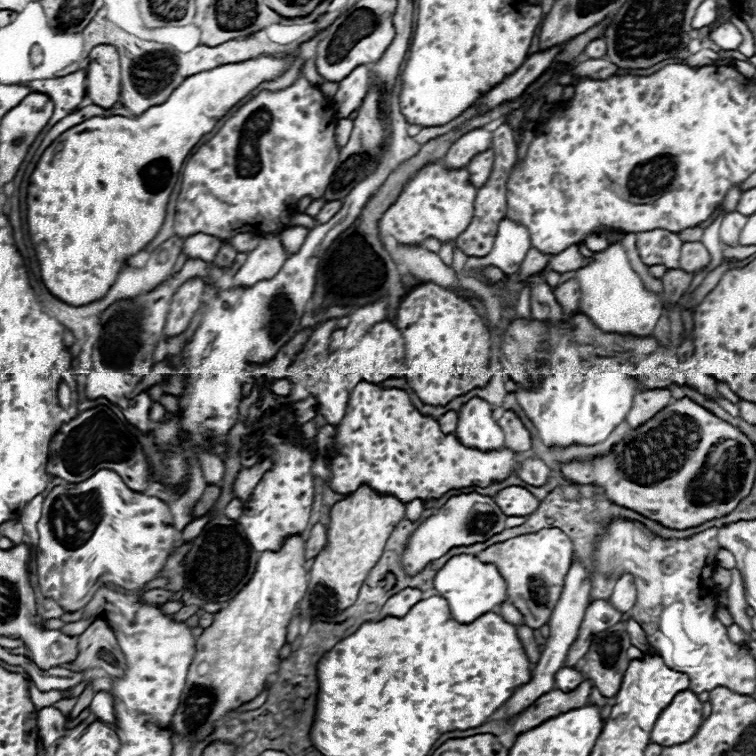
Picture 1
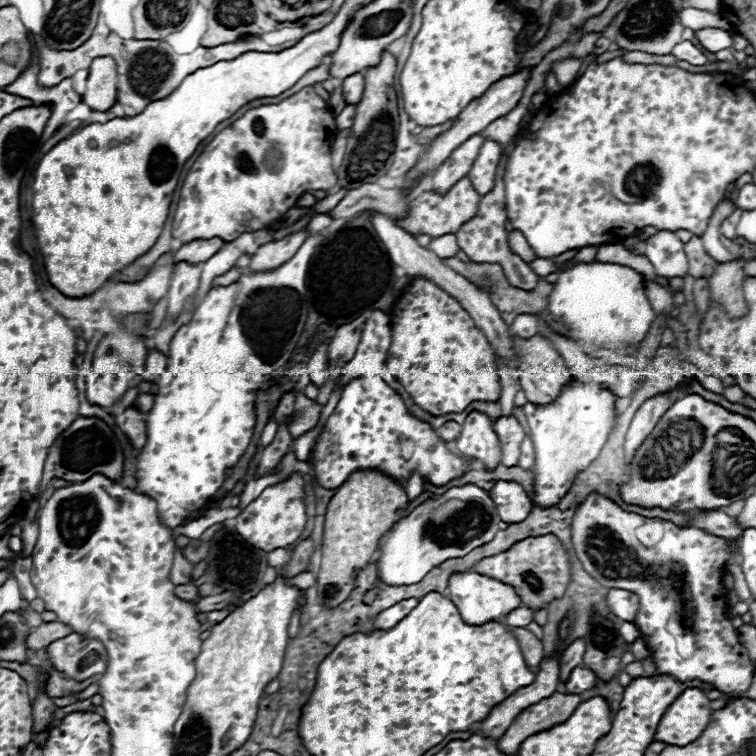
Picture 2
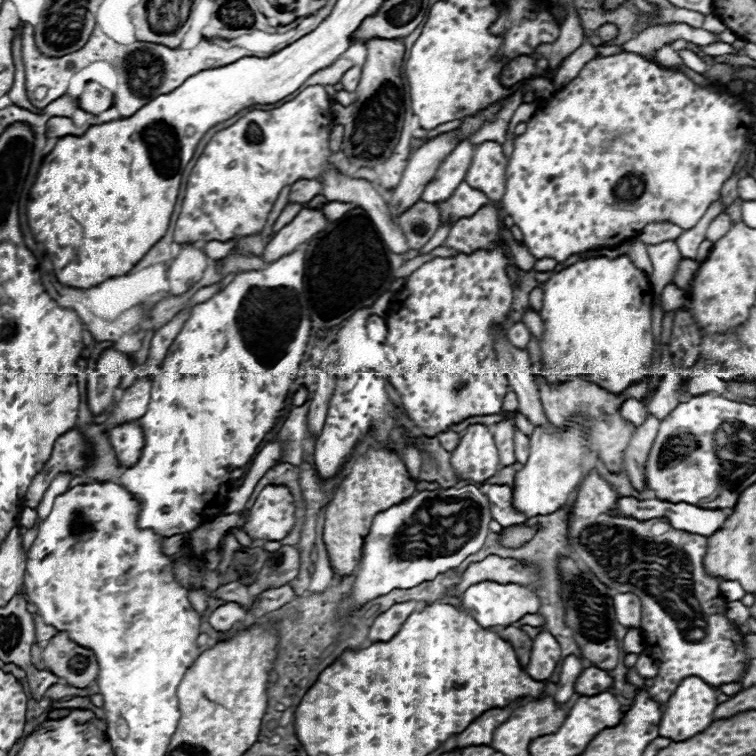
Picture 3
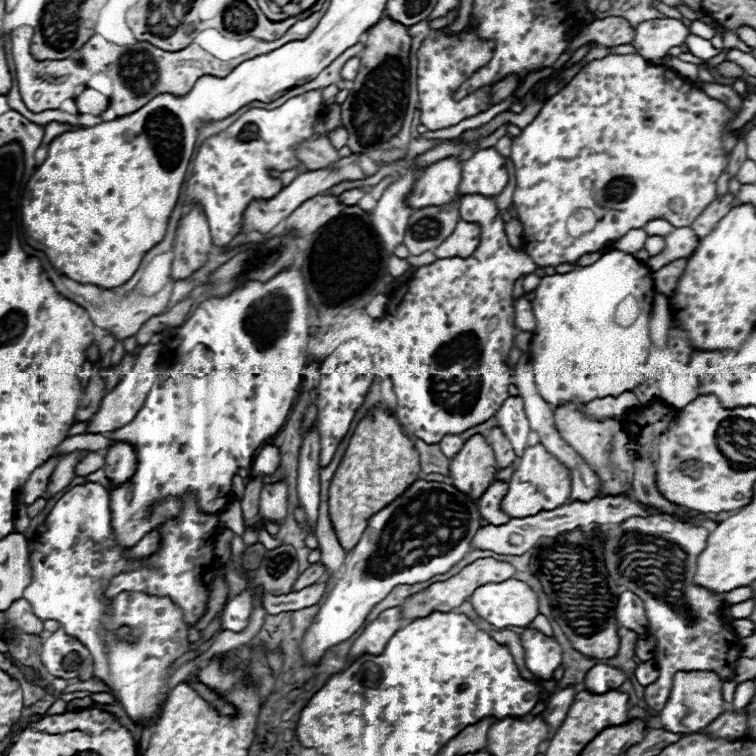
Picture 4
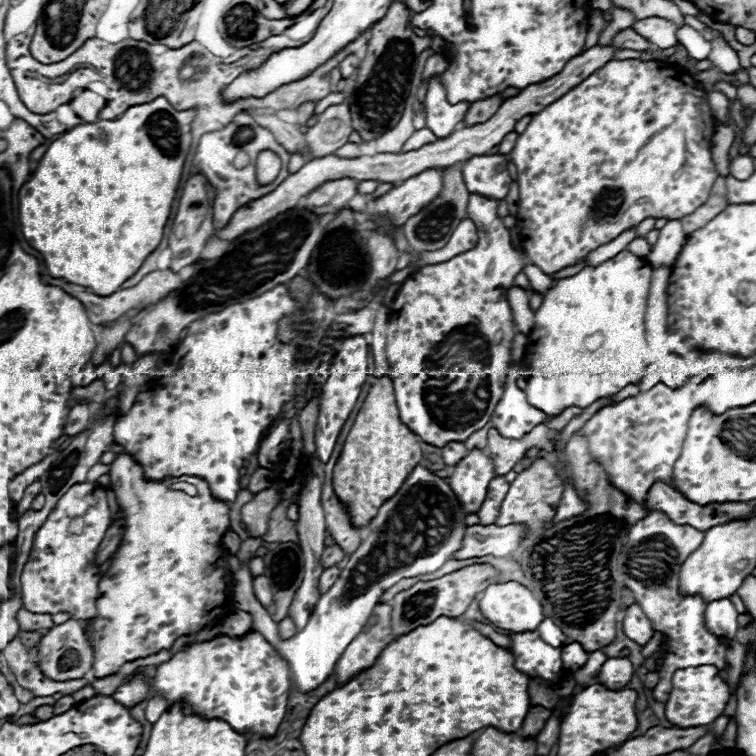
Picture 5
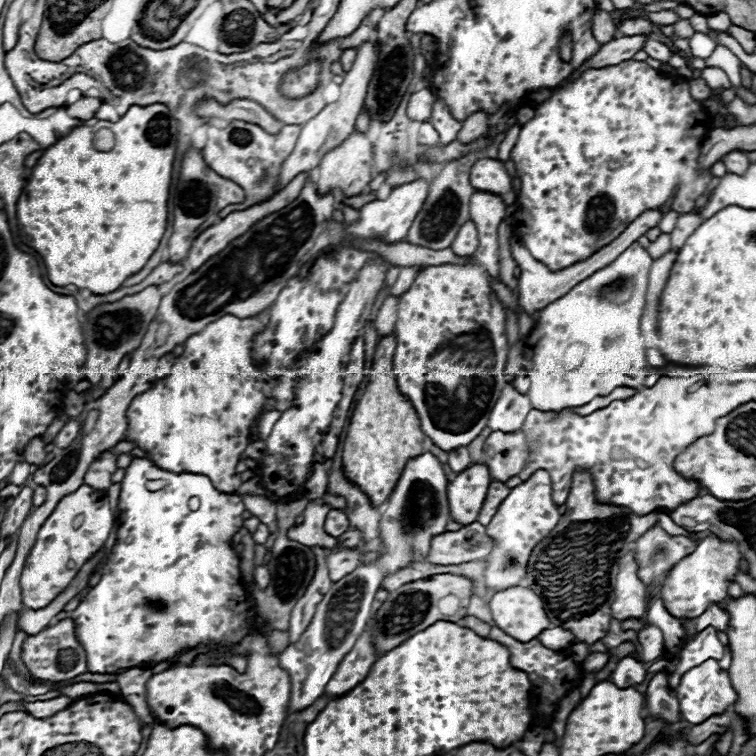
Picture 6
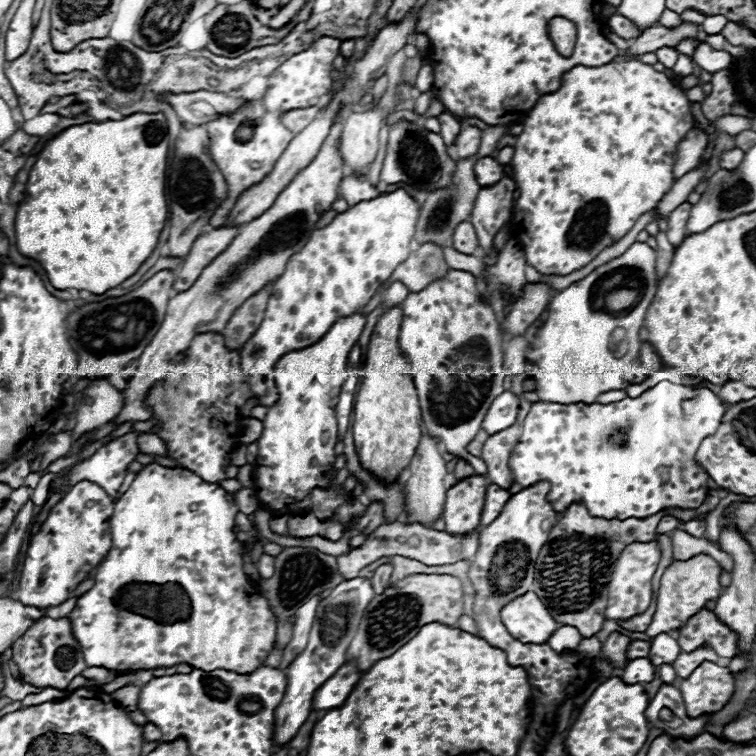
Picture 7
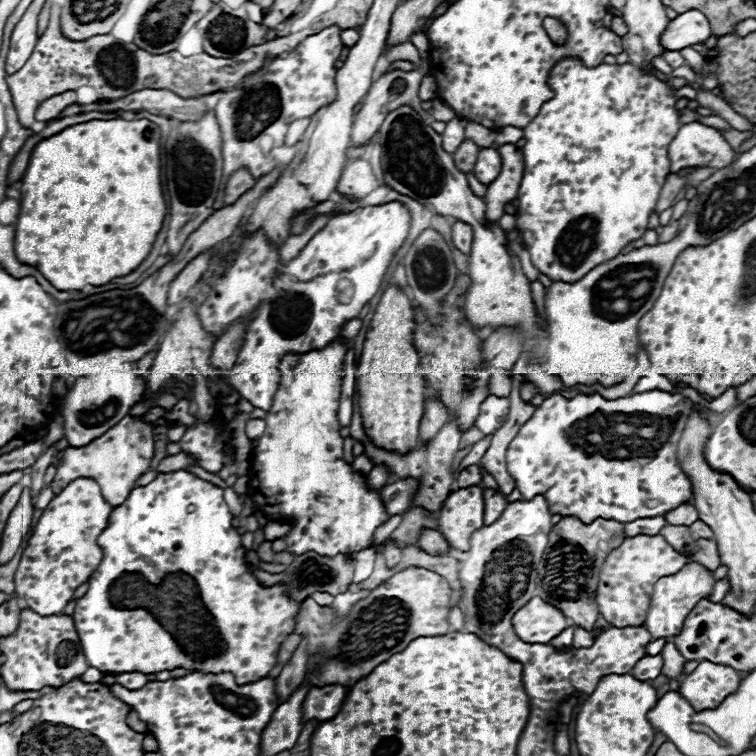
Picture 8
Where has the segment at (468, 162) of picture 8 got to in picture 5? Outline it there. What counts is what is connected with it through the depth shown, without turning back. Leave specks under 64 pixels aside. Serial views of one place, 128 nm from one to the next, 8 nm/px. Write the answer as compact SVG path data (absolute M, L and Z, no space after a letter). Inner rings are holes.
M494 96L494 98L486 98L486 100L478 100L468 108L468 116L464 116L464 124L472 126L472 124L484 124L484 120L490 120L494 116L494 112L500 108L502 98Z

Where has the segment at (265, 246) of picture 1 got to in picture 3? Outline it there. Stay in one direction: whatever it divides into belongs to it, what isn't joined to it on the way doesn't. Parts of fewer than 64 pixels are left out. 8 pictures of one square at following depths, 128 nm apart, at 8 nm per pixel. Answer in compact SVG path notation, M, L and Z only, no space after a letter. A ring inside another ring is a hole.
M302 208L296 218L286 224L264 248L264 260L272 262L278 260L280 256L292 252L298 244L304 244L310 240L316 232L324 230L328 226L328 220L322 210L312 210L312 208Z

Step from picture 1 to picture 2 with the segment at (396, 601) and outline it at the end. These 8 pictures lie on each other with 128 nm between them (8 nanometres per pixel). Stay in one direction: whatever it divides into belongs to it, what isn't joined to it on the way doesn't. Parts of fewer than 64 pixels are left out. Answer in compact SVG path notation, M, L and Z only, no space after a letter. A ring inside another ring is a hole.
M408 598L402 600L386 610L382 610L376 620L374 620L374 630L390 630L392 626L396 626L404 616L408 616L408 612L412 612L412 608L416 608L418 600L416 598Z

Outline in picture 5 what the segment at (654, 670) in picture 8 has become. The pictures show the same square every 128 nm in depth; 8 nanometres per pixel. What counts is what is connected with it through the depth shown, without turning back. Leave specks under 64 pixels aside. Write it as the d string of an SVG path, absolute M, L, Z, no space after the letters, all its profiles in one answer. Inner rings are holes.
M610 658L604 662L598 682L610 690L622 690L634 676L634 666L628 658Z

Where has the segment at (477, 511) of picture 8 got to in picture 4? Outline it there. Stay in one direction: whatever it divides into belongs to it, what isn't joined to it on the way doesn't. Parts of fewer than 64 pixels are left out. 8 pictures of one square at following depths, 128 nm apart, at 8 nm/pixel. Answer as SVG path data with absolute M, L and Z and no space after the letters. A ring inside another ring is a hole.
M476 434L472 436L470 440L464 442L462 450L452 458L450 462L450 478L452 478L452 486L458 488L460 492L468 494L472 500L478 500L486 488L494 482L496 478L496 458L494 458L494 452L490 448L490 444L484 440L484 436Z

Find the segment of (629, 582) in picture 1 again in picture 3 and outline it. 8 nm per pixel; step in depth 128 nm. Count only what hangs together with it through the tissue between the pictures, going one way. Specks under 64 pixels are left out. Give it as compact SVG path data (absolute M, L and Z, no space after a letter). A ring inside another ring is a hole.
M632 592L614 596L616 620L626 628L640 628L640 598Z

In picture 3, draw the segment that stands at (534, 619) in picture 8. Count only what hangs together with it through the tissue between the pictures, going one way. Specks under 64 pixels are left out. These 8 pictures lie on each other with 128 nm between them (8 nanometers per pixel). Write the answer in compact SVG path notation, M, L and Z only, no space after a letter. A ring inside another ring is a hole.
M480 582L480 584L470 586L462 594L462 606L470 610L470 614L476 618L476 622L482 628L490 628L490 626L512 626L518 620L522 620L526 614L538 612L540 610L540 600L538 600L538 594L528 586Z

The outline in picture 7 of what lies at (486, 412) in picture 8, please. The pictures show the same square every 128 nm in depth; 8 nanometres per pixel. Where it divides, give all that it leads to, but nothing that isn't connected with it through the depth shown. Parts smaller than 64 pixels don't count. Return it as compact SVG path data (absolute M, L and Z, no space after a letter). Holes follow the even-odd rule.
M506 390L492 402L492 408L488 408L488 416L484 416L482 430L486 428L488 434L506 430L516 422L516 416L518 416L518 400L510 390Z

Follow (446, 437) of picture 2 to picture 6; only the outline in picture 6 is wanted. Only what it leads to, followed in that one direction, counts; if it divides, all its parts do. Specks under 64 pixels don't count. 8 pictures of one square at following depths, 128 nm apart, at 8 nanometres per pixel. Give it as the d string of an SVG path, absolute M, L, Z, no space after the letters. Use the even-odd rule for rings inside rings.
M458 448L458 450L450 452L450 454L448 454L448 464L450 464L450 468L452 468L454 472L466 470L466 468L472 464L472 460L470 460L470 456L468 456L468 450L466 450L466 448Z

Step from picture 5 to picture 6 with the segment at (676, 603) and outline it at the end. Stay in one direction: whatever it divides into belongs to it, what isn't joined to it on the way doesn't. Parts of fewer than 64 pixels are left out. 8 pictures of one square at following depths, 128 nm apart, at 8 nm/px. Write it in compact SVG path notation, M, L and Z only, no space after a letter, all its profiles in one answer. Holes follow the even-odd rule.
M654 526L650 532L646 532L638 542L636 542L636 560L640 564L638 576L644 584L654 584L654 592L656 594L656 586L662 584L662 580L666 578L666 574L670 572L670 568L680 562L684 556L692 554L698 546L698 540L690 540L686 536L668 536L660 526ZM688 626L688 638L684 642L684 648L680 650L680 662L676 666L676 672L668 676L670 688L674 690L680 684L680 678L684 676L684 672L688 672L690 668L706 662L708 658L720 660L722 654L724 654L724 646L720 644L714 628L696 632Z

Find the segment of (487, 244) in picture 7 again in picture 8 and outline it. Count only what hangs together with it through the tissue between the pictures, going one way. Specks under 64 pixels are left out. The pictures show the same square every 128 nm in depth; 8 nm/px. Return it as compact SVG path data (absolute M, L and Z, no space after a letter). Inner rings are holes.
M502 144L496 150L502 156L502 170L486 192L486 220L490 222L498 222L504 214L504 204L516 198L524 174L524 156L518 146Z

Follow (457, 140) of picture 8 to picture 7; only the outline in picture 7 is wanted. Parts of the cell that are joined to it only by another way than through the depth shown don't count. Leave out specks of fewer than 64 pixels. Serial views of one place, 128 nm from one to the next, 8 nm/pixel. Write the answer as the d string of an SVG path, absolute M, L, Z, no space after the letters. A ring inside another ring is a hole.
M446 112L440 114L438 120L440 120L440 136L442 136L444 144L452 146L456 136L462 132L462 124L452 114L446 114Z

